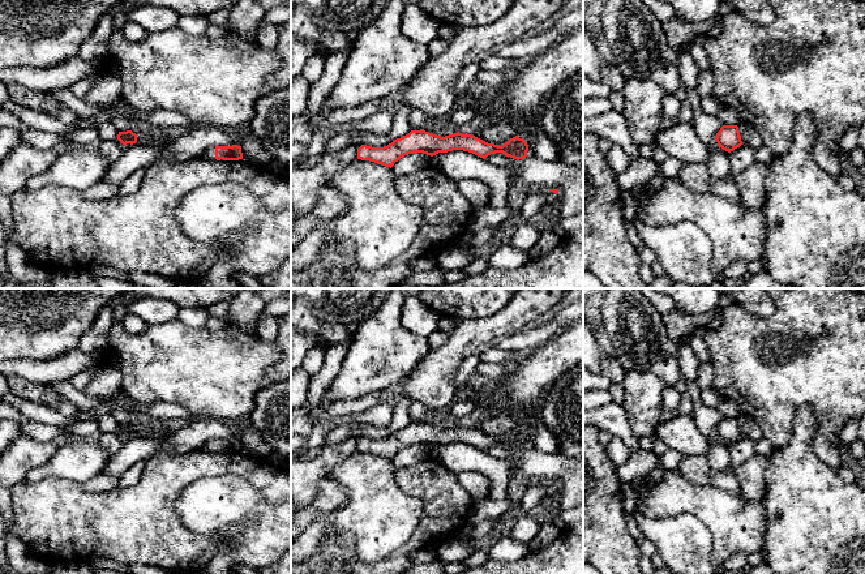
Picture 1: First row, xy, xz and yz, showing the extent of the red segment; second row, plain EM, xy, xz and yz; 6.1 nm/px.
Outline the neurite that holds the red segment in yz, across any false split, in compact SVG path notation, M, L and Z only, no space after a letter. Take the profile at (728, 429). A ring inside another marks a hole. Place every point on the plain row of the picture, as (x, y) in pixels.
M723 417L715 429L719 440L731 445L742 437L737 417Z

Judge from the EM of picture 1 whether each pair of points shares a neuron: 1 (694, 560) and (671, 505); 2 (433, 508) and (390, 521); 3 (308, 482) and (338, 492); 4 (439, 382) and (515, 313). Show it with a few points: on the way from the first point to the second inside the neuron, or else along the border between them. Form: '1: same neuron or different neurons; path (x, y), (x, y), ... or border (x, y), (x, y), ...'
1: different neurons; border (643, 515), (663, 518), (692, 513), (705, 523)
2: different neurons; border (401, 489), (422, 502), (422, 518), (407, 539)
3: different neurons; border (329, 476), (318, 483), (316, 496), (304, 508)
4: same neuron; path (448, 360), (476, 332), (493, 326)

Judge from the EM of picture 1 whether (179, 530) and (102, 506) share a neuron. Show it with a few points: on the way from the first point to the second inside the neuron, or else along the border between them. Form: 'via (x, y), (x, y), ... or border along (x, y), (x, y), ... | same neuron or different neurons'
via (159, 530), (148, 530), (141, 525), (121, 523) | same neuron

